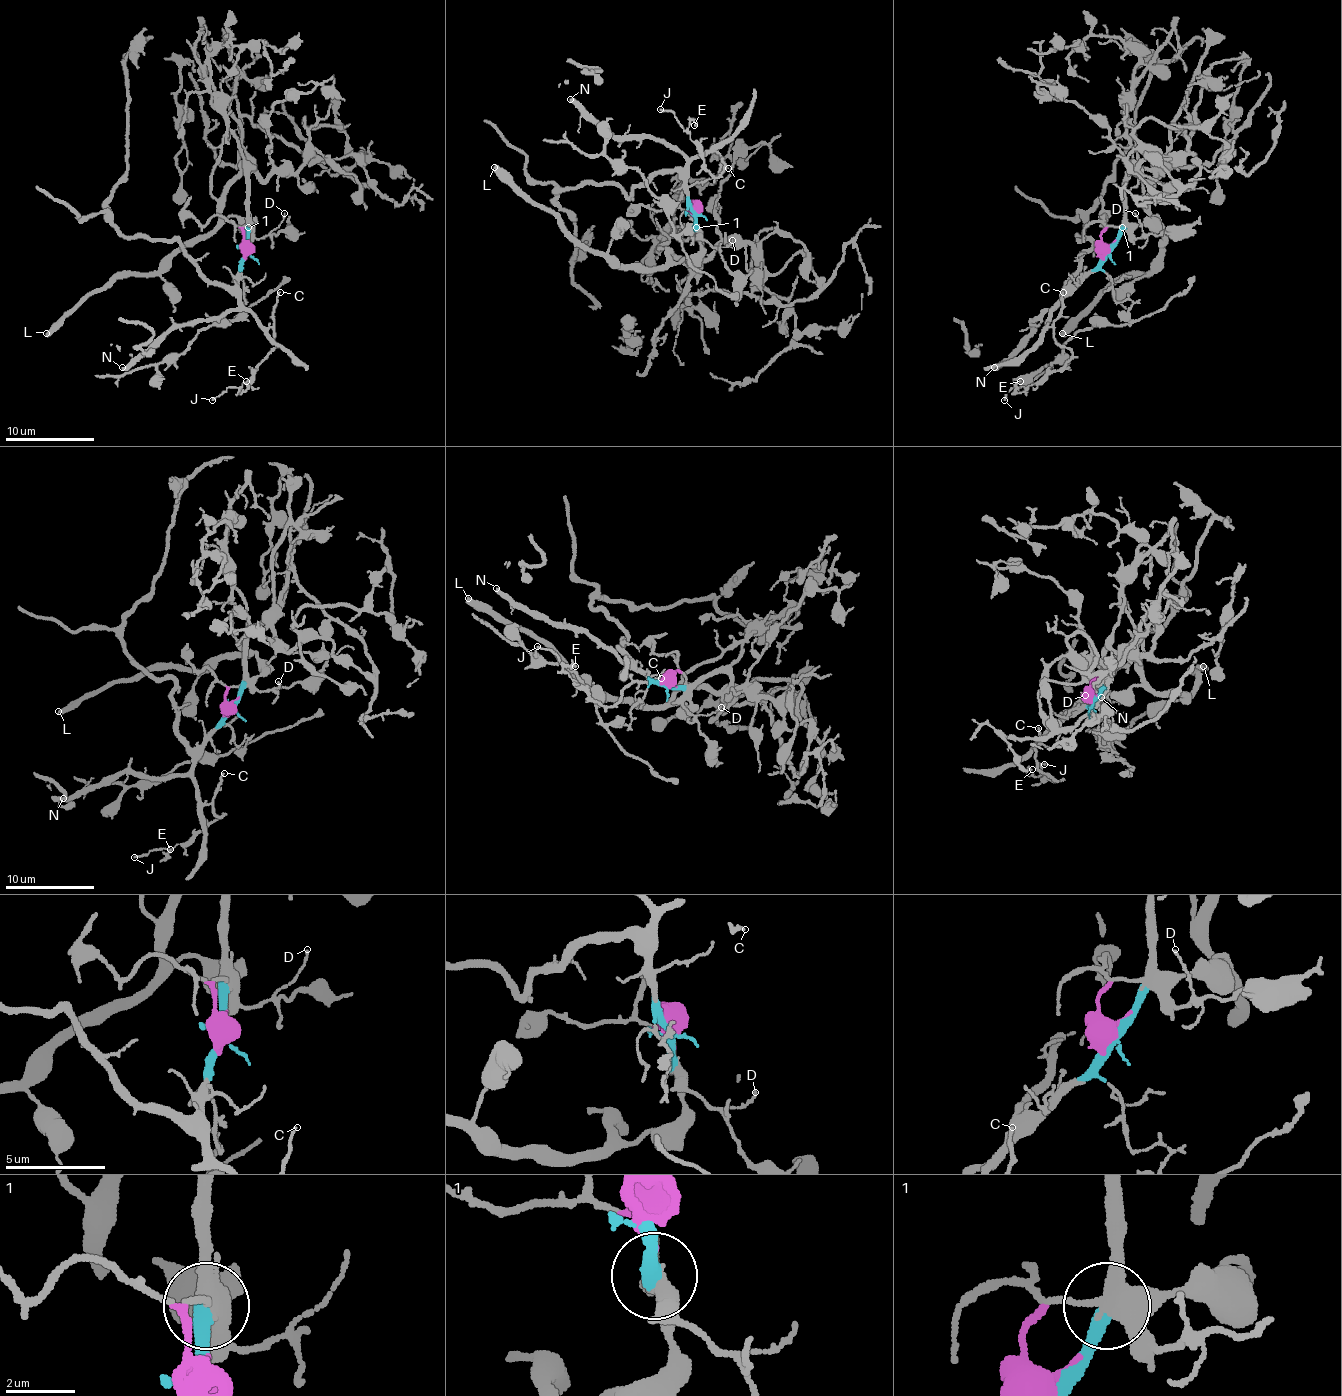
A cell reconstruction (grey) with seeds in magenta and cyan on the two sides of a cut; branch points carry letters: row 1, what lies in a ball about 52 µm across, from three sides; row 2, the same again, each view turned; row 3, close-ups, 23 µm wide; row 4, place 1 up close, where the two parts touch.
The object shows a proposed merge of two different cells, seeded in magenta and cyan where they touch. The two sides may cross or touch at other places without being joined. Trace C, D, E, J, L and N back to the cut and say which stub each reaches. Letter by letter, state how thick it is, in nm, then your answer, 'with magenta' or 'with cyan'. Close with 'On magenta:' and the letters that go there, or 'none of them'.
C: 130 nm | with cyan
D: 100 nm | with magenta
E: 190 nm | with cyan
J: 110 nm | with cyan
L: 480 nm | with magenta
N: 380 nm | with cyan
On magenta: D, L

